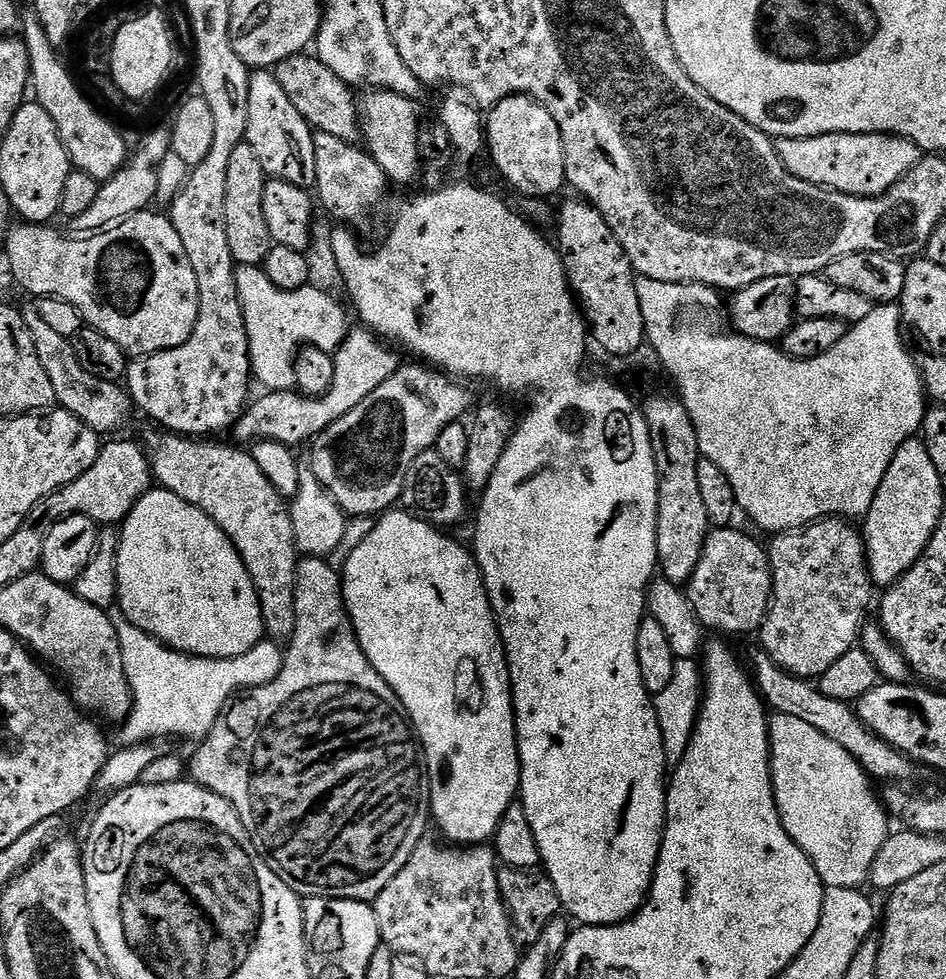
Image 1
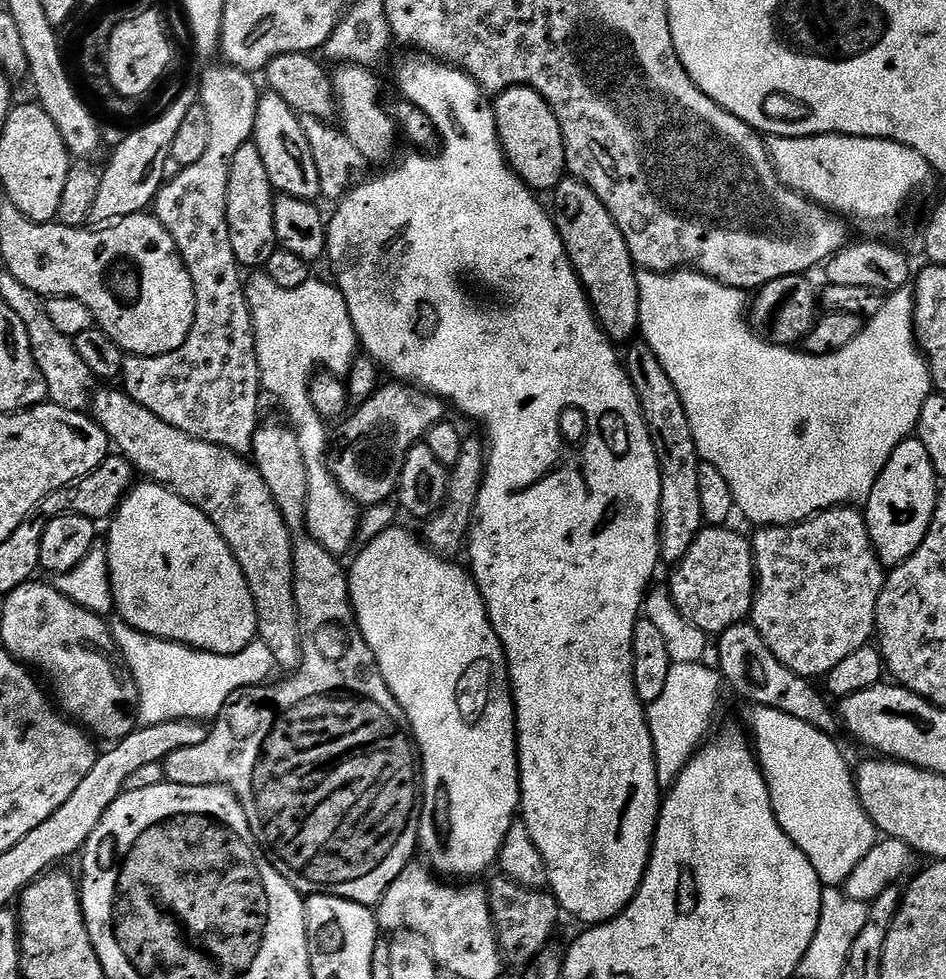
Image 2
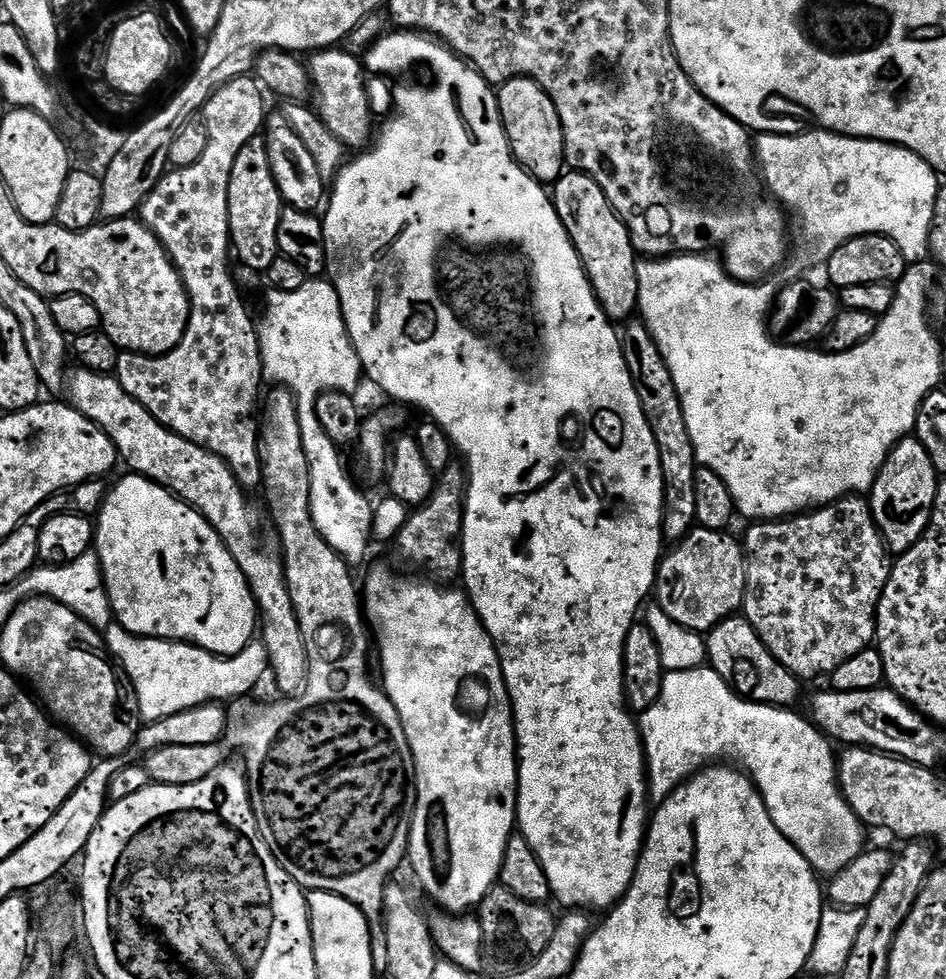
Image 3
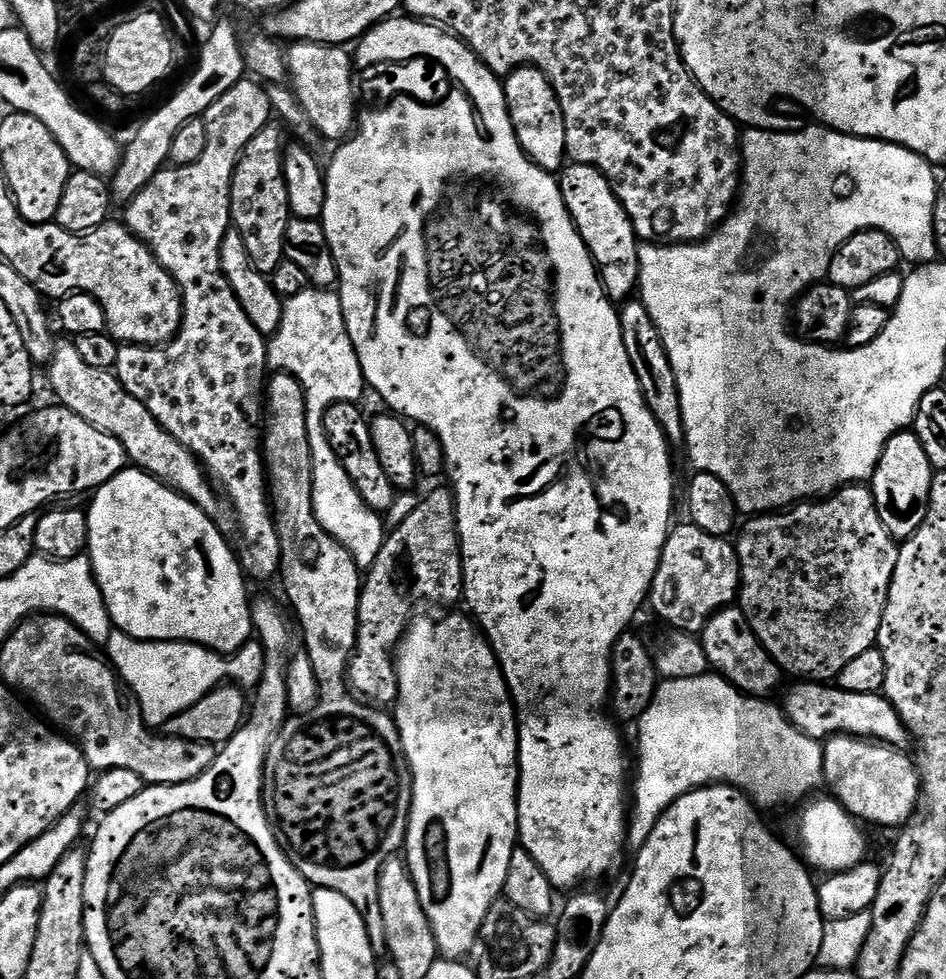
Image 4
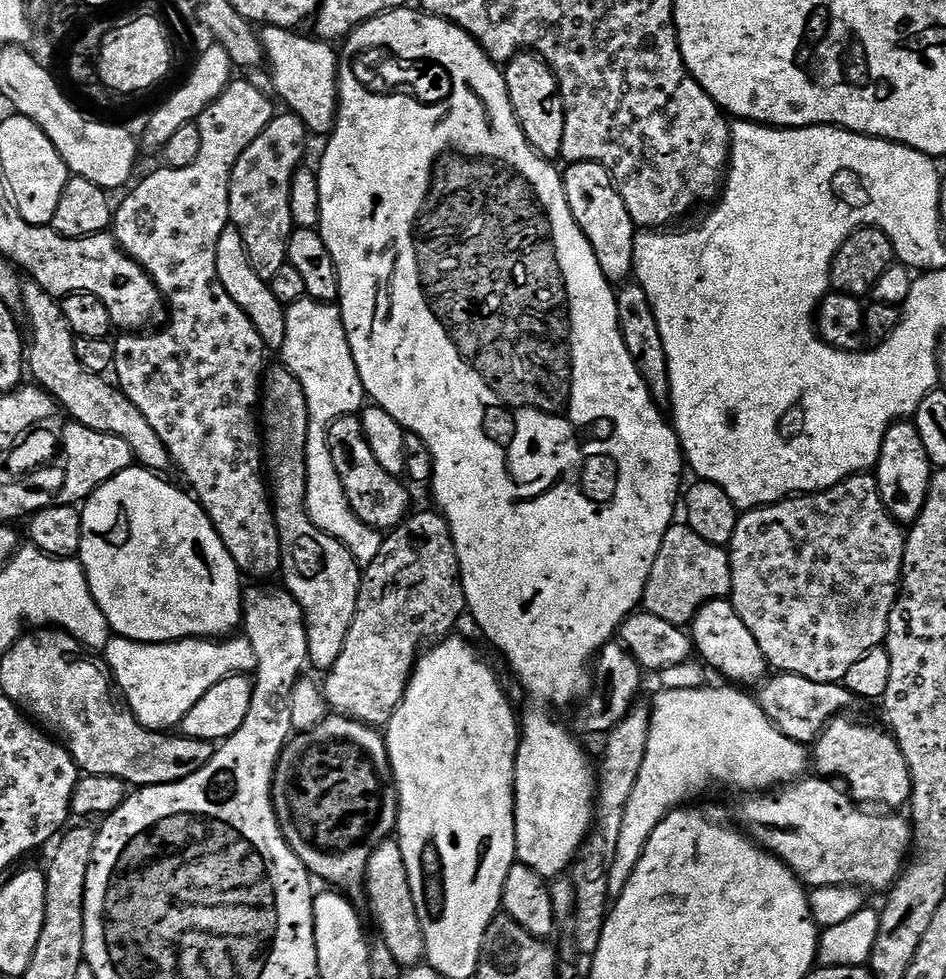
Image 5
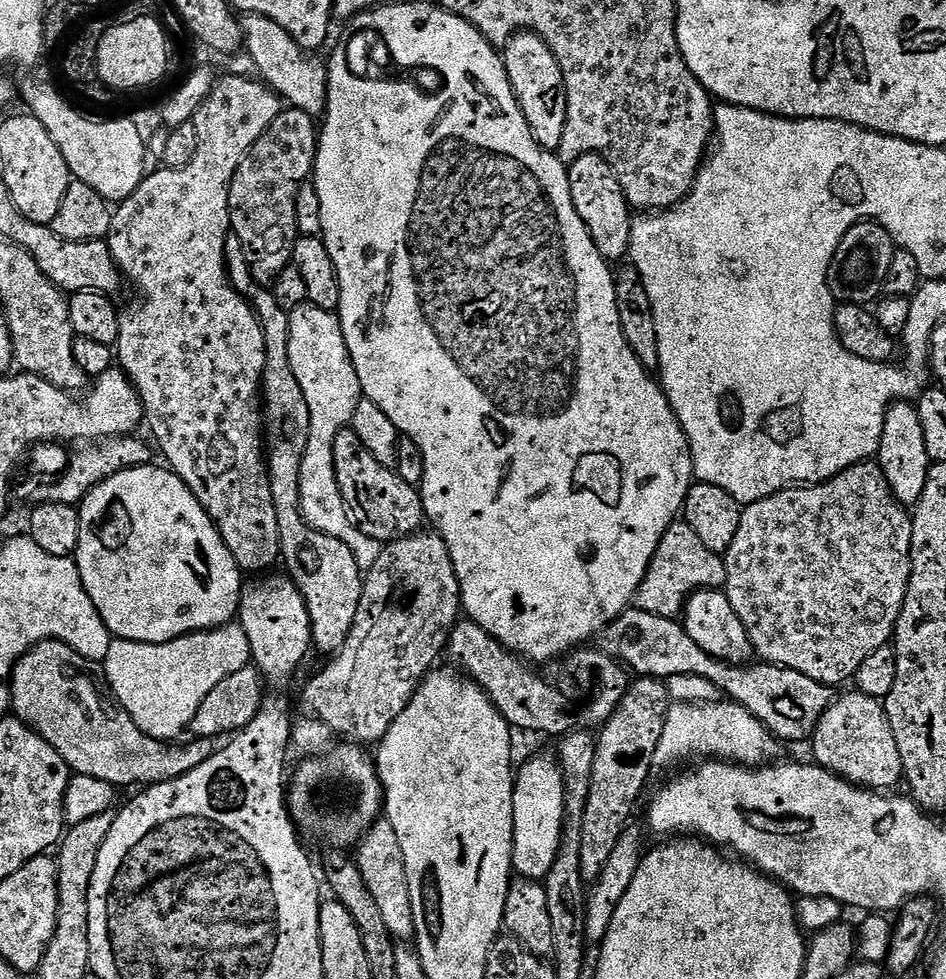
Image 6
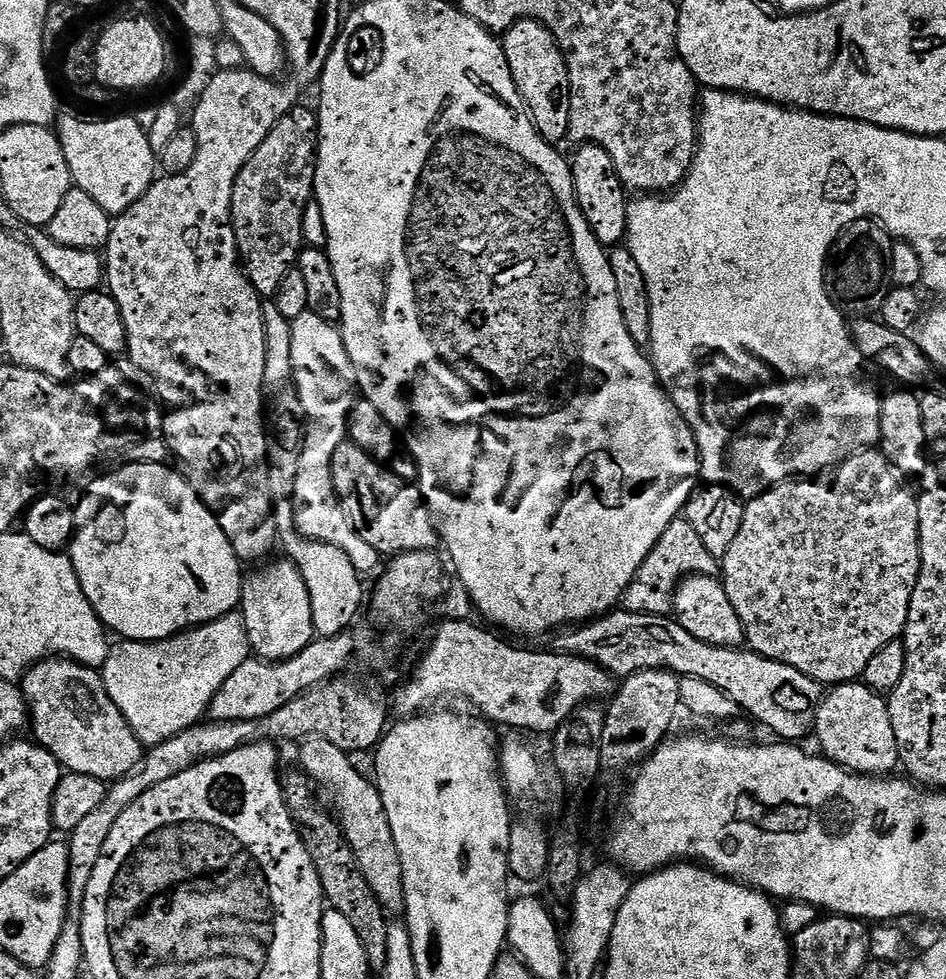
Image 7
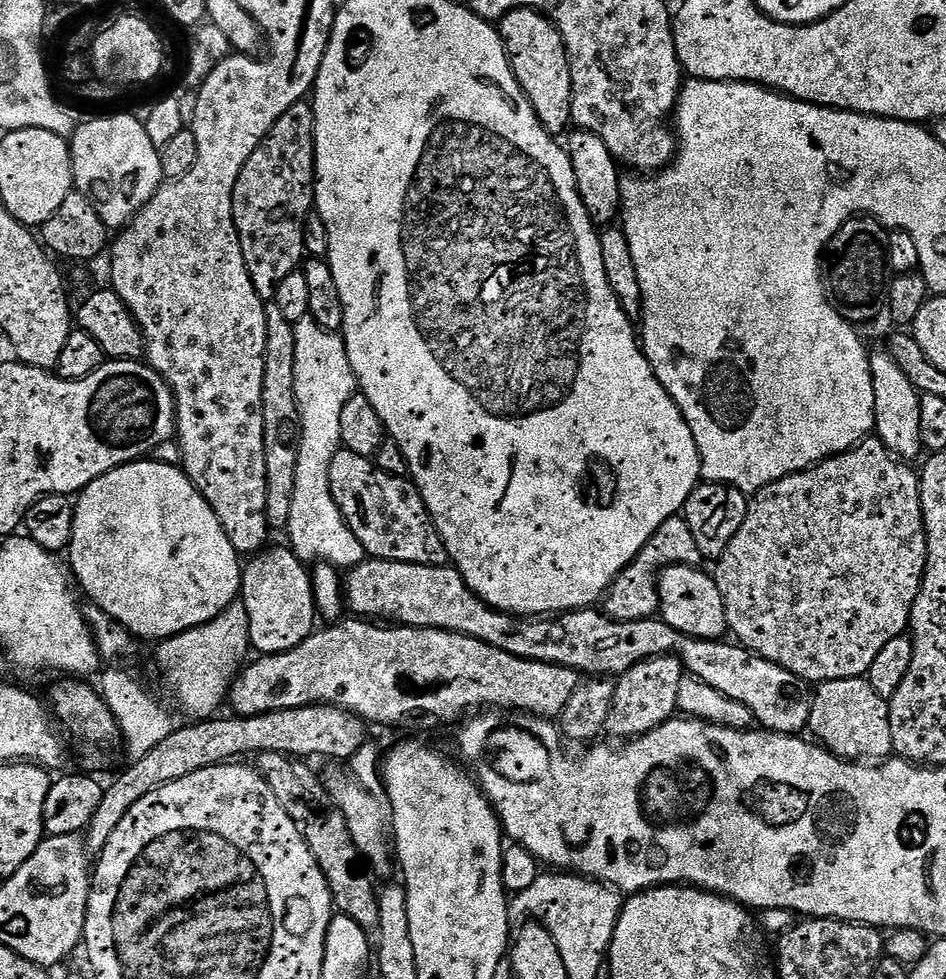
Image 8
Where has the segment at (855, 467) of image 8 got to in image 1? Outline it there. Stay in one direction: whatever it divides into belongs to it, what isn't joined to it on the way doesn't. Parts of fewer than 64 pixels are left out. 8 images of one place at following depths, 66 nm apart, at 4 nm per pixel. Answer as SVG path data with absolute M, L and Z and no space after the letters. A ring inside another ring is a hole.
M825 518L793 532L781 532L771 537L772 545L767 545L768 564L774 577L772 582L772 602L758 633L759 647L775 664L782 666L792 676L802 680L815 681L842 654L857 647L860 638L864 611L868 608L868 596L864 588L856 584L852 576L868 576L868 557L864 555L864 538L859 527L844 518Z

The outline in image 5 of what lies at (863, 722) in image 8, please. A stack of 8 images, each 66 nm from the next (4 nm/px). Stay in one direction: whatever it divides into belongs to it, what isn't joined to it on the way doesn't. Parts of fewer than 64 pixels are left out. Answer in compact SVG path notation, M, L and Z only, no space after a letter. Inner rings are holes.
M841 714L831 720L827 728L816 737L814 751L816 768L820 771L817 773L821 777L843 782L848 795L861 806L885 804L888 810L900 810L903 804L905 807L912 799L912 779L906 758L896 745L896 737L883 727L880 729L872 724L859 724L846 717Z

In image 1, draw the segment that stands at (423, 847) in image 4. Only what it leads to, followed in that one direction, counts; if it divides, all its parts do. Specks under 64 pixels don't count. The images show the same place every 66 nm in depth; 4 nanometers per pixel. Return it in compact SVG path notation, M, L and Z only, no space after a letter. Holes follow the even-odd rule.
M389 510L377 519L374 530L366 537L366 542L350 554L346 566L342 569L344 586L344 604L348 608L348 617L352 619L352 628L366 658L378 670L378 674L394 690L408 712L418 743L428 765L430 782L430 820L440 827L439 835L452 846L480 846L491 841L498 830L498 822L506 810L517 799L520 790L520 751L516 745L516 711L512 708L512 677L508 674L508 658L504 655L504 640L496 624L496 615L492 613L492 603L484 585L484 576L475 555L468 552L456 540L448 537L447 531L441 530L427 520L420 520L412 513L403 510Z

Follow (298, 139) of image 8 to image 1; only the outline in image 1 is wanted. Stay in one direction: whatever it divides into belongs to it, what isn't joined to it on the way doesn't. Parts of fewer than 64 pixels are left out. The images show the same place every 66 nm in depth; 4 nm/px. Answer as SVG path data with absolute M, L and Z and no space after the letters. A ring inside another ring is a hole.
M242 143L230 154L226 169L226 238L230 241L230 254L237 265L263 265L273 242L266 226L266 210L262 210L262 190L266 190L269 177L264 175L262 162L254 154L254 146Z

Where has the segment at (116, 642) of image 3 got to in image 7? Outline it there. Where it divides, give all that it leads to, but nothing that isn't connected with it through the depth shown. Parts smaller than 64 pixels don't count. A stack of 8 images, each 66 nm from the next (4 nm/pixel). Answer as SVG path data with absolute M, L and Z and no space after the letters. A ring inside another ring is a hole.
M239 610L227 612L222 618L201 624L199 628L190 628L179 632L169 640L151 642L120 642L108 653L102 669L104 685L118 710L122 710L122 718L130 722L130 730L140 743L145 746L161 744L186 730L190 726L201 723L212 707L214 694L222 690L222 682L242 666L250 658L252 647L246 634L246 622Z

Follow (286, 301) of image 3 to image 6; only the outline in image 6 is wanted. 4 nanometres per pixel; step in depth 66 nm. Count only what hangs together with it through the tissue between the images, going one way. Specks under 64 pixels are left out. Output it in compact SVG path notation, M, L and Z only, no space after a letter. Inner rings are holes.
M309 303L298 306L298 310L290 313L290 370L294 370L294 378L298 378L298 386L302 386L302 394L306 394L306 406L310 406L310 442L306 442L306 454L302 458L300 471L300 513L314 530L330 538L338 538L338 542L350 546L358 566L367 570L374 566L374 562L378 562L381 541L362 534L362 530L354 523L334 474L334 438L351 425L354 410L358 410L358 402L362 399L358 370L354 370L354 362L350 358L337 313L318 310L318 306Z

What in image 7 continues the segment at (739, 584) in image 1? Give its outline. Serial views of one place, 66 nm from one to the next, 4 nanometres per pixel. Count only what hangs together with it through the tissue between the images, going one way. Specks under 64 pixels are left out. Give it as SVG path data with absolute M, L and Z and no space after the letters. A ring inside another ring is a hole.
M677 518L666 526L662 538L654 542L654 550L646 554L646 562L638 566L638 574L626 586L622 601L623 611L634 614L650 614L651 616L666 616L672 612L672 599L680 582L688 576L716 576L721 571L722 564L717 556L706 550L702 538L698 538L694 526L683 518Z

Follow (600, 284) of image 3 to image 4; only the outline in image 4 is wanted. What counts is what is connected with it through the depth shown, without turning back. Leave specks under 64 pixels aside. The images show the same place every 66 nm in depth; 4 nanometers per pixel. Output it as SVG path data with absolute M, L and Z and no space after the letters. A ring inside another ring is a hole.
M569 163L559 173L558 179L566 210L586 250L592 255L604 292L613 302L629 299L640 282L640 244L622 202L614 194L610 182L593 164Z

